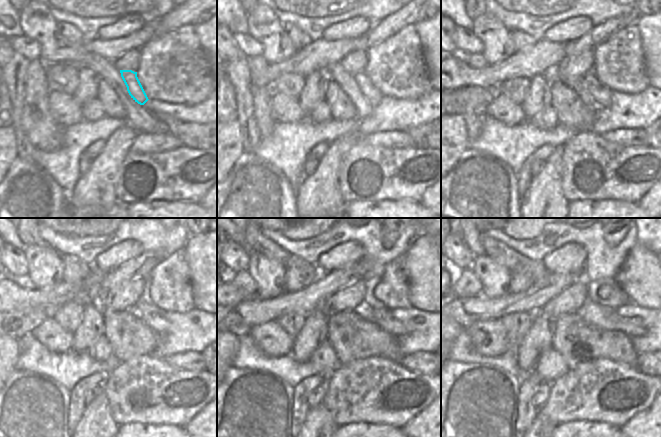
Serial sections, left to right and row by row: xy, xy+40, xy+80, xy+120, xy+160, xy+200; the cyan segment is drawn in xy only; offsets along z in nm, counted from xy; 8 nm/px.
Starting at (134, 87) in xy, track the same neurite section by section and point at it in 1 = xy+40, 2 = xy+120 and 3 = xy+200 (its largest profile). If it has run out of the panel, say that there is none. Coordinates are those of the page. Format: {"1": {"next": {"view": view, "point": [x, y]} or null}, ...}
{"1": {"next": {"view": "xy+40", "point": [373, 95]}}, "2": {"next": {"view": "xy+120", "point": [154, 317]}}, "3": {"next": {"view": "xy+200", "point": [604, 317]}}}

